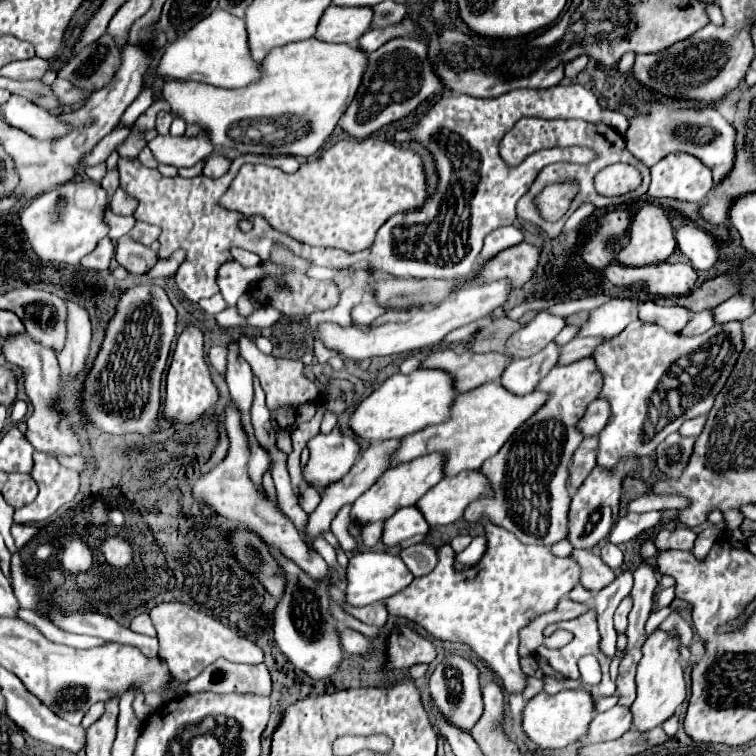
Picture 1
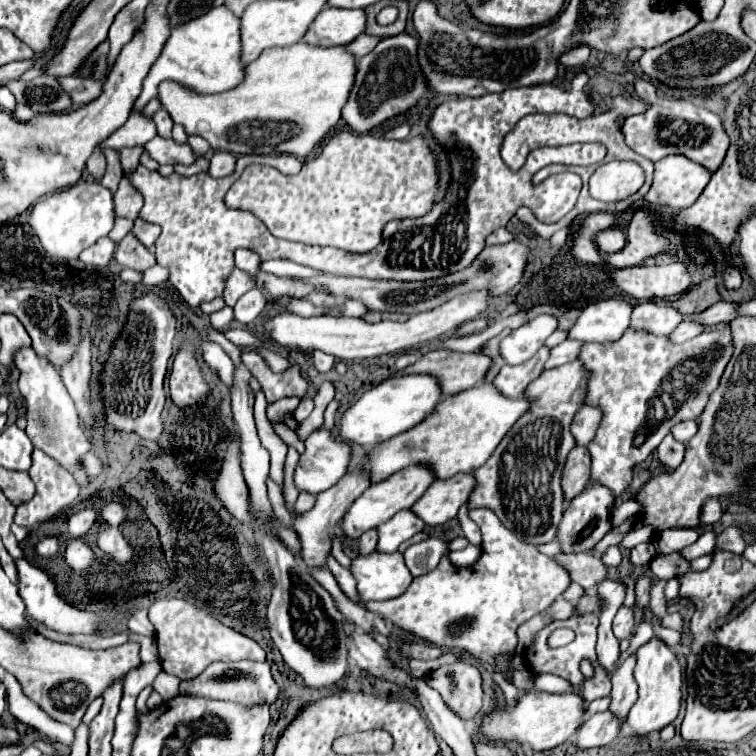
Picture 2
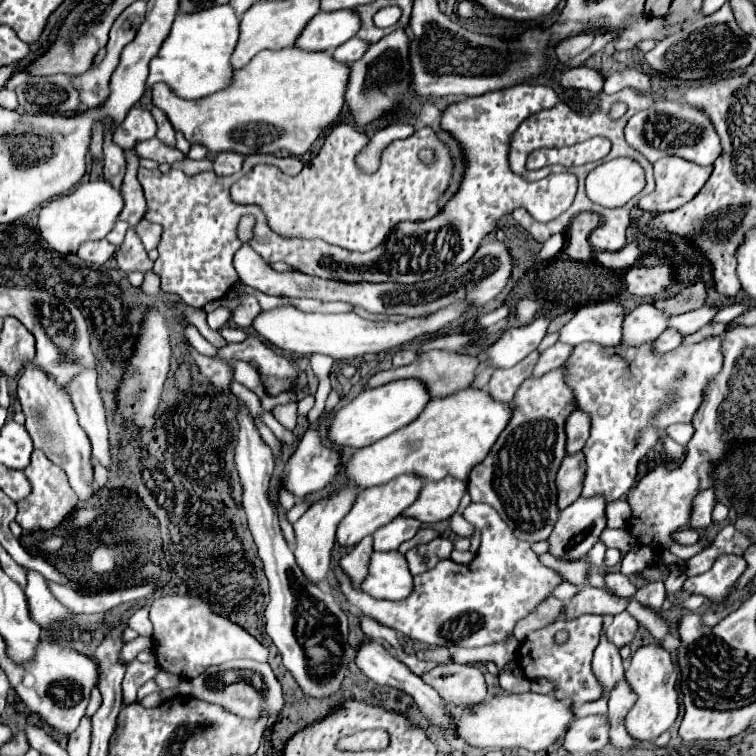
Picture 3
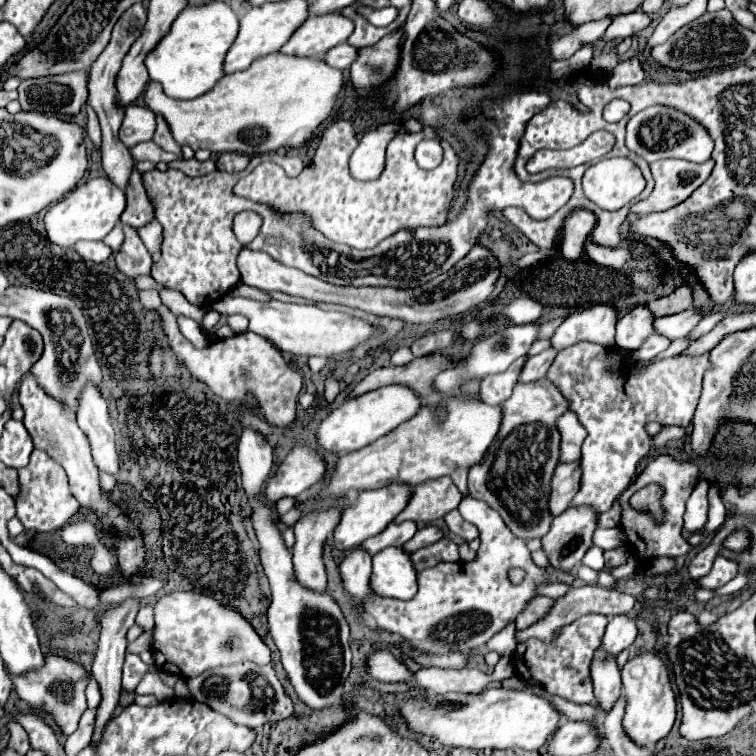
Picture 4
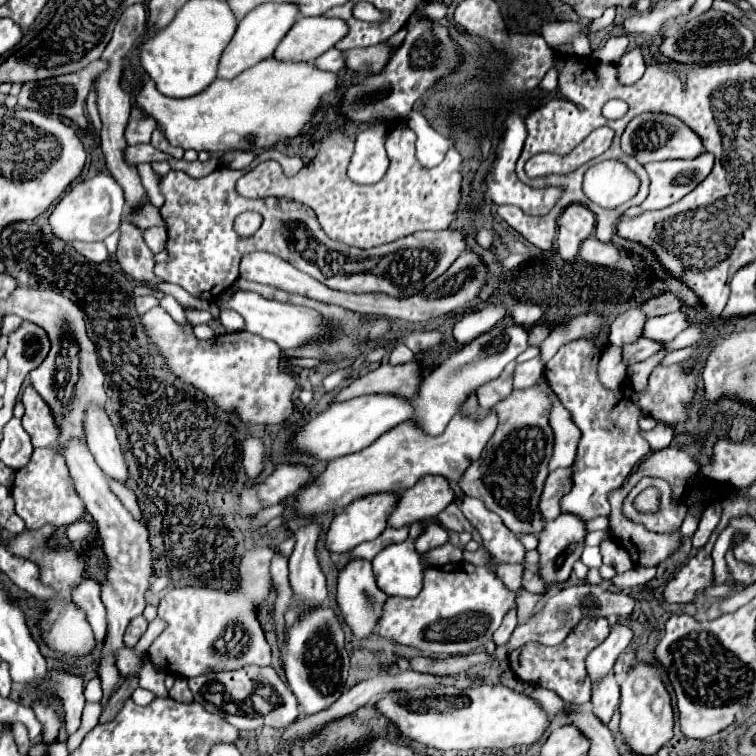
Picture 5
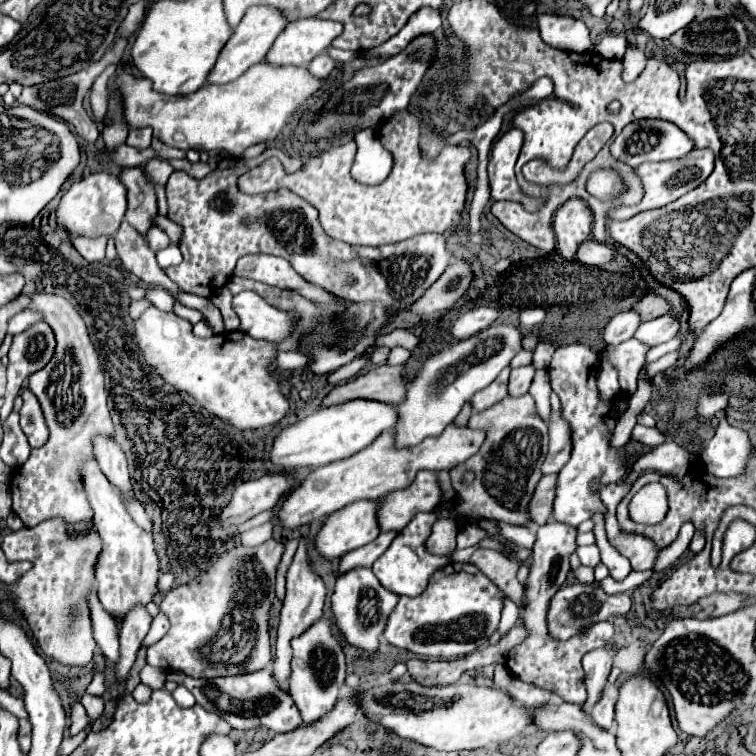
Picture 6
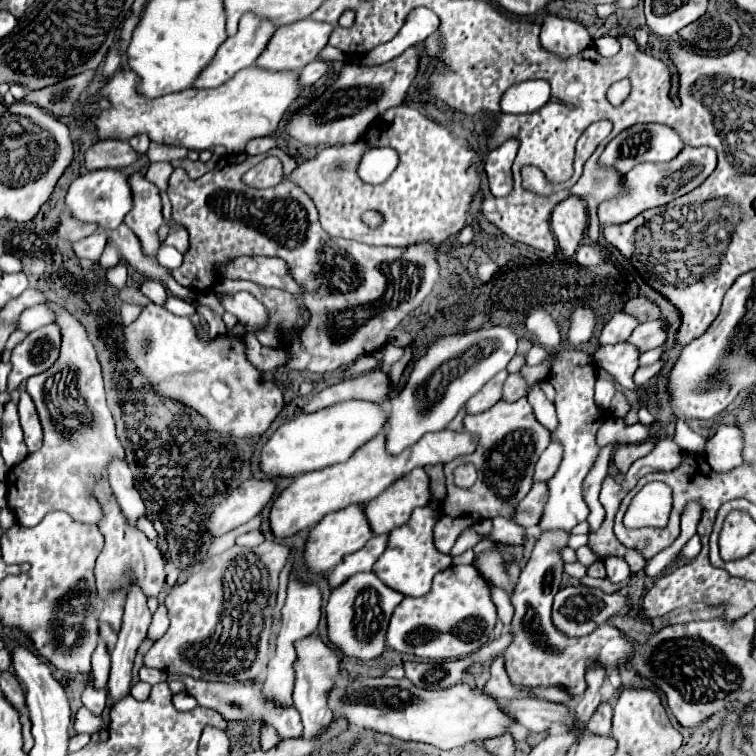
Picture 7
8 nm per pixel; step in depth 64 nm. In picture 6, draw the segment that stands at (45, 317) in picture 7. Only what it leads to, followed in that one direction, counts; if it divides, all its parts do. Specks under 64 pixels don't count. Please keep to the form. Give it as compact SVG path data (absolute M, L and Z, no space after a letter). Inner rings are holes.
M24 310L24 312L16 314L12 322L8 322L8 334L18 334L18 332L26 330L28 326L32 326L32 324L40 322L40 320L42 320L42 316L40 316L38 312L32 312L32 310Z

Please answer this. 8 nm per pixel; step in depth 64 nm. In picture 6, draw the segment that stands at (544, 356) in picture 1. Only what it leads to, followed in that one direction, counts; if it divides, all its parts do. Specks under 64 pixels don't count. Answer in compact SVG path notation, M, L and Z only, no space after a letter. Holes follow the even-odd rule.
M504 368L504 372L500 372L500 376L484 390L476 392L476 396L472 396L472 408L474 412L486 410L490 406L494 406L496 402L500 402L504 396L508 396L508 376L510 376L510 368Z

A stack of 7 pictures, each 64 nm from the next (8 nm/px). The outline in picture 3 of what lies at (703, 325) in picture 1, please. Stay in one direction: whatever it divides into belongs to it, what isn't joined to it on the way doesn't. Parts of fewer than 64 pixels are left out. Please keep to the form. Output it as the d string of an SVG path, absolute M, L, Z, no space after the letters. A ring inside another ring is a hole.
M666 330L666 332L664 332L658 340L654 340L652 344L654 344L654 348L656 348L658 352L666 352L666 350L674 350L676 346L680 346L684 338L686 338L686 334L678 332L678 330Z

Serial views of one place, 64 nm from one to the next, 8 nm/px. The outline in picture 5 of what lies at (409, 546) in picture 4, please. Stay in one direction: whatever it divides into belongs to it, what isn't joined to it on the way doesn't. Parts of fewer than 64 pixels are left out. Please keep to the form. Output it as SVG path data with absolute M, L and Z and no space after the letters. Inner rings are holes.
M438 522L428 523L424 532L416 538L414 548L416 548L416 552L426 552L430 548L436 548L436 546L444 544L446 540L448 540L448 532Z

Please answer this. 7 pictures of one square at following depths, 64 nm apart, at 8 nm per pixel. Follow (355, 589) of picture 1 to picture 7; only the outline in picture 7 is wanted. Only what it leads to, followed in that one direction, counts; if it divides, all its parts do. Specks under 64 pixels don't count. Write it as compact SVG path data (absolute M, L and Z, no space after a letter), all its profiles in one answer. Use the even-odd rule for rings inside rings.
M426 506L426 508L416 508L410 516L410 520L396 528L390 538L388 538L388 548L386 552L376 560L372 572L388 584L392 590L404 594L404 596L424 596L430 590L434 574L446 570L452 566L452 558L448 554L440 554L434 548L432 542L432 528L438 520L436 506Z

